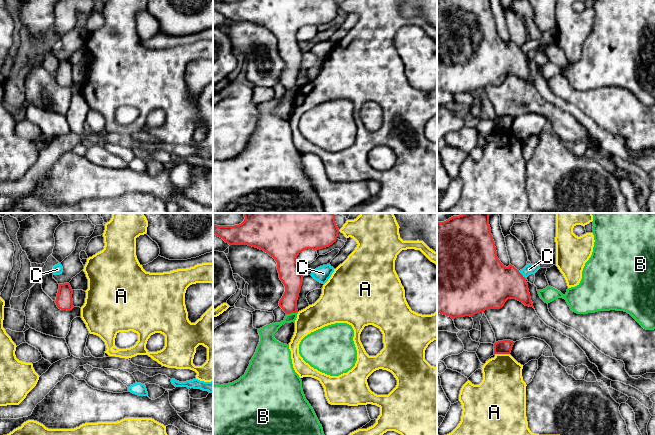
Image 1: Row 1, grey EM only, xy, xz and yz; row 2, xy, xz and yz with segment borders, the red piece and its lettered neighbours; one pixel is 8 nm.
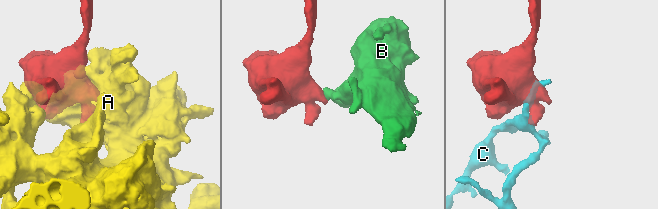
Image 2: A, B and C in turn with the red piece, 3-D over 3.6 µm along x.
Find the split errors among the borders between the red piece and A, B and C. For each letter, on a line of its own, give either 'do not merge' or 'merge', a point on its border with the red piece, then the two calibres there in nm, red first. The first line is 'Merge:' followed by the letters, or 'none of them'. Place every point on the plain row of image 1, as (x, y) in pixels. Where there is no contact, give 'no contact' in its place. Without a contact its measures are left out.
Merge: none of them
A: do not merge; meets red in yz at (502, 129); 110 nm thick on the red side, 320 nm on the other
B: do not merge; meets red in xz at (291, 88); 150 nm thick on the red side, 120 nm on the other
C: do not merge; meets red in yz at (521, 50); 360 nm thick on the red side, 90 nm on the other

